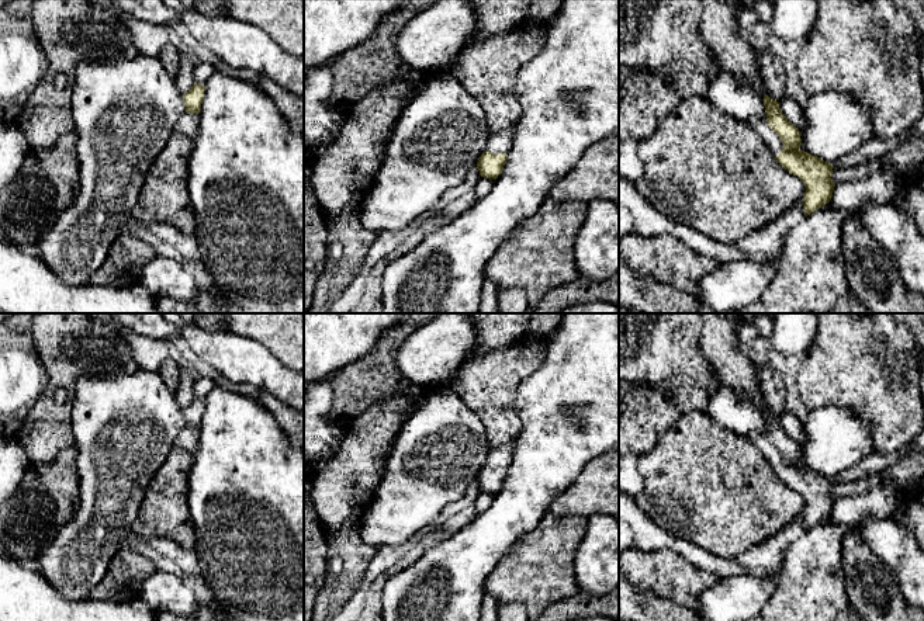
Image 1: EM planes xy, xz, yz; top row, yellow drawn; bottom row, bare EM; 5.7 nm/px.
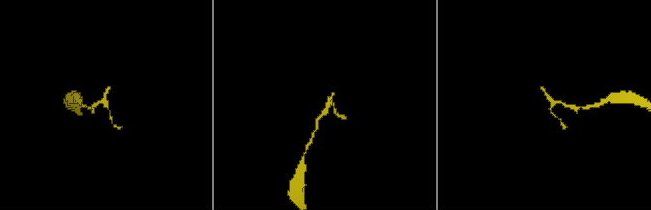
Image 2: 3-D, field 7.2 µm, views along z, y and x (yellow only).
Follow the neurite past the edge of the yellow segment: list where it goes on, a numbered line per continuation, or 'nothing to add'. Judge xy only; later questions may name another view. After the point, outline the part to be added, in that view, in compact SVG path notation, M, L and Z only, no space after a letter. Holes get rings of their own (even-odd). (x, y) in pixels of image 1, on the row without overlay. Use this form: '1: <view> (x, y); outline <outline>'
1: xy (187, 439); outline M184 427L174 438L174 448L183 448L190 452L195 452L200 441L200 427Z

